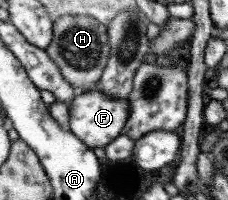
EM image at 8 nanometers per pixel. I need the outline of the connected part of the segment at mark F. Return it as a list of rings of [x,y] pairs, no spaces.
[[[98,90],[85,91],[75,95],[70,101],[69,131],[90,149],[106,147],[123,134],[124,125],[130,115],[130,100],[114,99]]]

